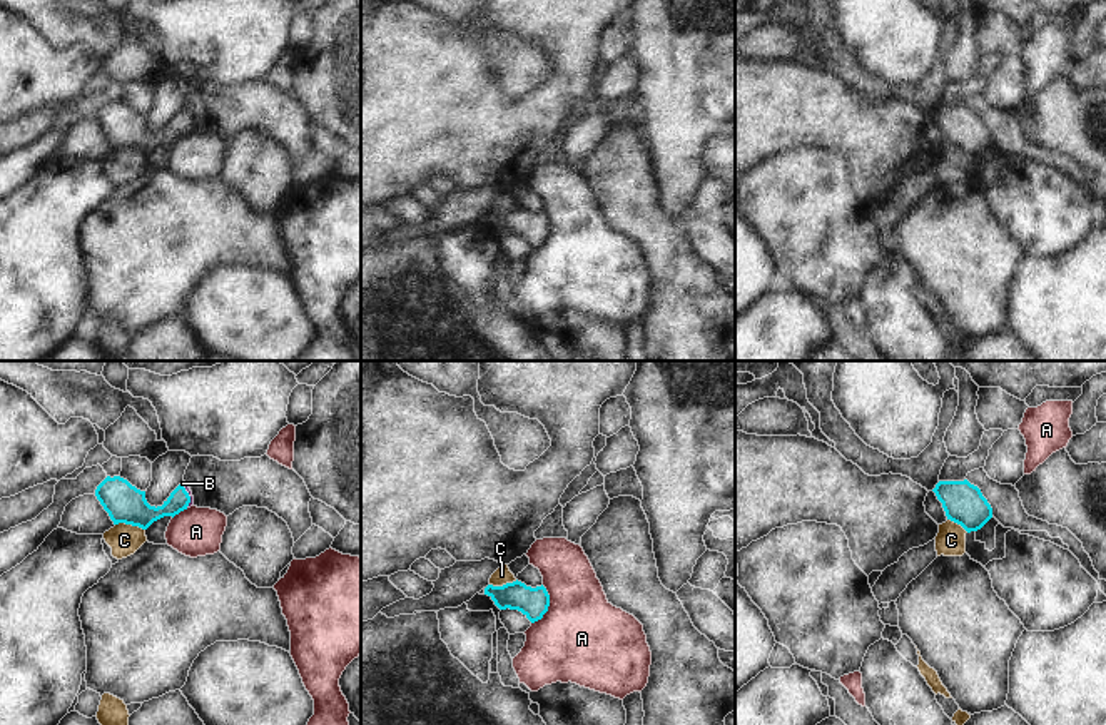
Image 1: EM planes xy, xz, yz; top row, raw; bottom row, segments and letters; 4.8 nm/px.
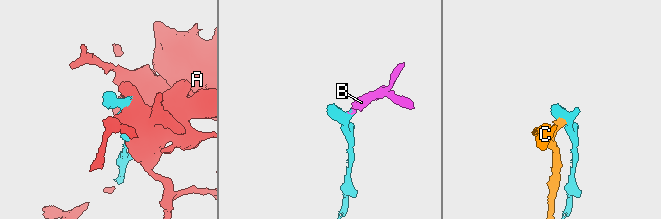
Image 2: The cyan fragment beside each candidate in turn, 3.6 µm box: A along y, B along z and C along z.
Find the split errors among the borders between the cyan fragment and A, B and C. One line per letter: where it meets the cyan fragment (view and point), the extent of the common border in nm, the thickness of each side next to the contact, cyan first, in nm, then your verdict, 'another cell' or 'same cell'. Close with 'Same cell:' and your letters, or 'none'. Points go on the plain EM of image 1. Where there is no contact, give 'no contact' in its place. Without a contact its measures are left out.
A: meets cyan in xz at (548, 231); contact 200 nm long; 140 nm thick on the cyan side, 440 nm on the other; another cell
B: meets cyan in xy at (187, 121); contact 120 nm long; 130 nm thick on the cyan side, 20 nm on the other; same cell
C: meets cyan in xy at (131, 149); contact 150 nm long; 190 nm thick on the cyan side, 150 nm on the other; another cell
Same cell: B

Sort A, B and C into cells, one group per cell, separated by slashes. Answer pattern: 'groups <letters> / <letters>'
groups A / B / C

